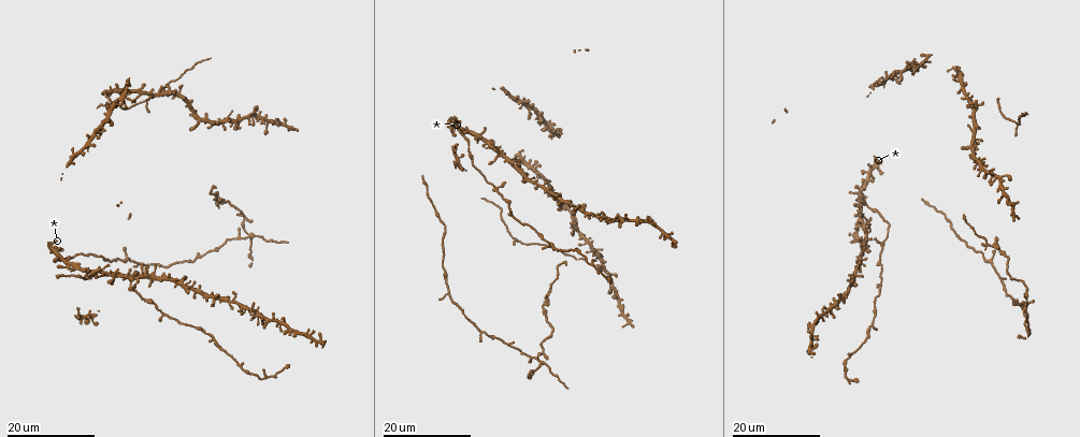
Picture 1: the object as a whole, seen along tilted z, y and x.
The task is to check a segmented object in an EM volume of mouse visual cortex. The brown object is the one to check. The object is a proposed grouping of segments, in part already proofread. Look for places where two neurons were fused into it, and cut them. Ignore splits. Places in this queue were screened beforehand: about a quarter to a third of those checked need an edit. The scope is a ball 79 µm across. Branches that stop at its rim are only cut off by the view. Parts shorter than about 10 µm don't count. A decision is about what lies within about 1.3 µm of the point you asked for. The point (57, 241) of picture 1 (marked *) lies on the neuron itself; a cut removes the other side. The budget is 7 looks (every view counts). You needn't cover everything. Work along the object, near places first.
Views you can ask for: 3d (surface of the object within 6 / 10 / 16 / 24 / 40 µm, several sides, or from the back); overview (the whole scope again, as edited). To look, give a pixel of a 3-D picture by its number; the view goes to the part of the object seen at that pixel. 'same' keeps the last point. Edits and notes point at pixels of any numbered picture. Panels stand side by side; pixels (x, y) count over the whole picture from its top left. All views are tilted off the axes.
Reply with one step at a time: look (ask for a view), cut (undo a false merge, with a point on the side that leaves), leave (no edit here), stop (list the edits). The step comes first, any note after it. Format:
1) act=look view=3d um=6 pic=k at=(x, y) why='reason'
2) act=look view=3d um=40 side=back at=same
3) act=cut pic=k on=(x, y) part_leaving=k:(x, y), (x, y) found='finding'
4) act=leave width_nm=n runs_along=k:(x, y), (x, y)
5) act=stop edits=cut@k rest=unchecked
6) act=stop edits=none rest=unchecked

act=look view=3d um=24 pic=1 at=(466, 133) why='three arms meet'

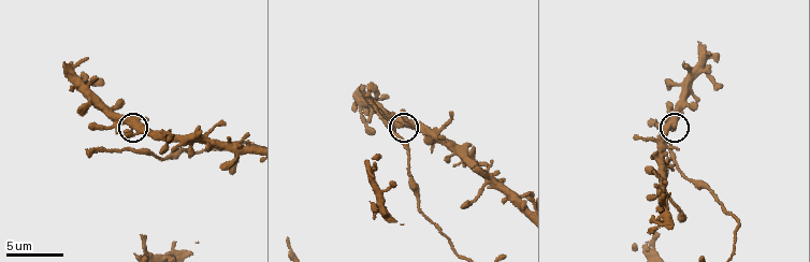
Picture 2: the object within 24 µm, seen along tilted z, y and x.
act=look view=3d um=6 pic=2 at=(398, 125) why='zoom in'

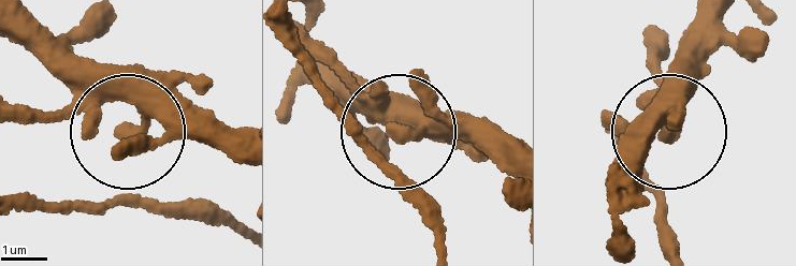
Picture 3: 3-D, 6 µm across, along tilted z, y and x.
act=leave width_nm=170 found='all the same neuron'

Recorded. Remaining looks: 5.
act=look view=3d um=16 pic=1 at=(168, 90)

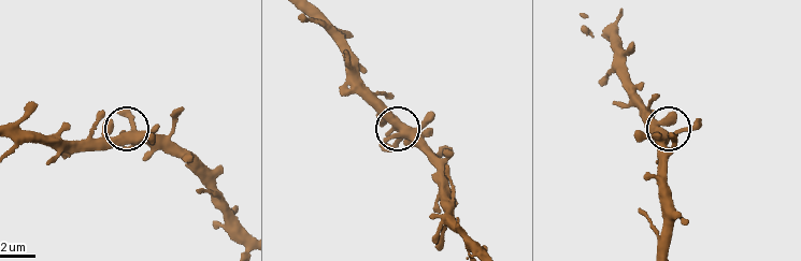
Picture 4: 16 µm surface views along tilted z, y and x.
act=look view=3d um=6 pic=4 at=(398, 140)

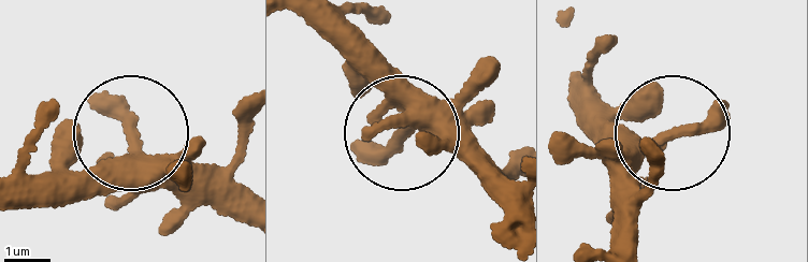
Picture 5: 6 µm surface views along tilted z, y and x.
act=leave side_arm_um=19 found='one neuron here'

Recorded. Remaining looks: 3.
act=look view=3d um=16 pic=1 at=(1022, 307) why='looks like a crossing'

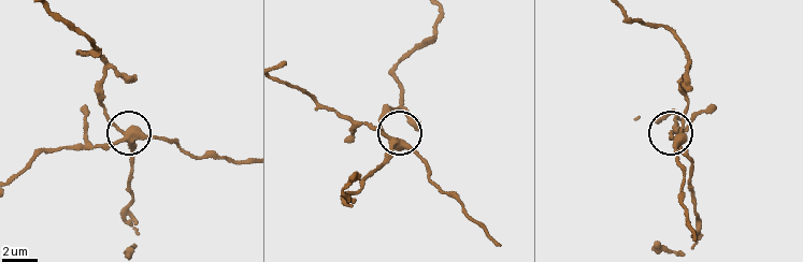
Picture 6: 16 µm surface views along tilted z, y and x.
act=look view=3d um=10 pic=6 at=(126, 131)

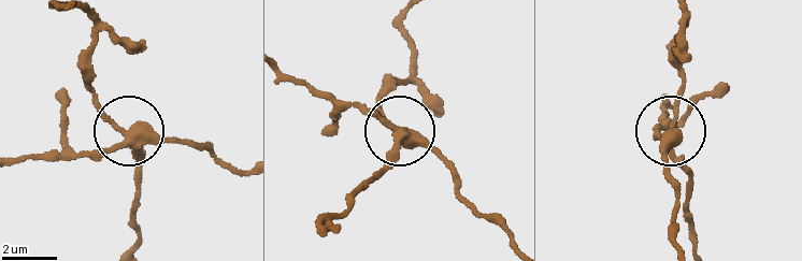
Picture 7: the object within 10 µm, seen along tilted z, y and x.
act=cut pic=7 on=(380, 169) part_leaving=7:(400, 134), (377, 101), (391, 77), (412, 74), (407, 14) found='two neurons meet here'

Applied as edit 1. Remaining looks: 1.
act=stop edits=cut@7 rest=unchecked

